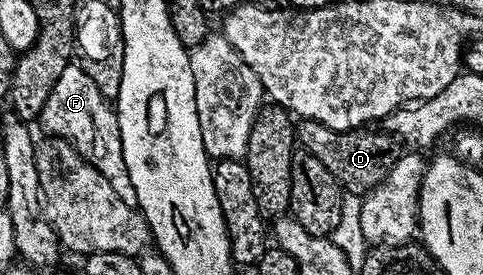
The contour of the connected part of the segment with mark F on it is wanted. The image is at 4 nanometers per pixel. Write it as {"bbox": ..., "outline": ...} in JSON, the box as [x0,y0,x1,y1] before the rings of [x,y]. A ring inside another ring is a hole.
{"bbox":[38,62,137,205],"outline":[[[72,62],[61,71],[52,92],[45,99],[45,106],[41,110],[38,123],[43,123],[44,133],[60,140],[70,140],[71,145],[81,153],[117,190],[117,198],[121,202],[137,205],[137,190],[133,190],[133,181],[129,179],[129,170],[125,166],[125,154],[121,146],[119,133],[119,117],[116,109],[103,97],[101,90],[93,86],[93,78],[85,74],[78,63]]]}

